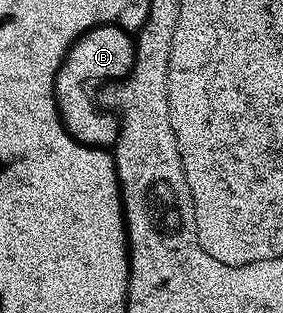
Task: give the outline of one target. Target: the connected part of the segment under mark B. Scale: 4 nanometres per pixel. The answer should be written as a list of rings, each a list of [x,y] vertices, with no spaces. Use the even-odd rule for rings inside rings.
[[[102,24],[82,33],[73,41],[68,54],[62,60],[57,71],[54,84],[54,96],[56,98],[57,111],[61,116],[69,136],[80,144],[89,147],[112,147],[116,143],[116,135],[120,133],[120,115],[116,104],[109,105],[104,101],[104,95],[100,91],[104,86],[124,81],[133,69],[136,60],[136,43],[132,35],[124,28],[114,24]]]

